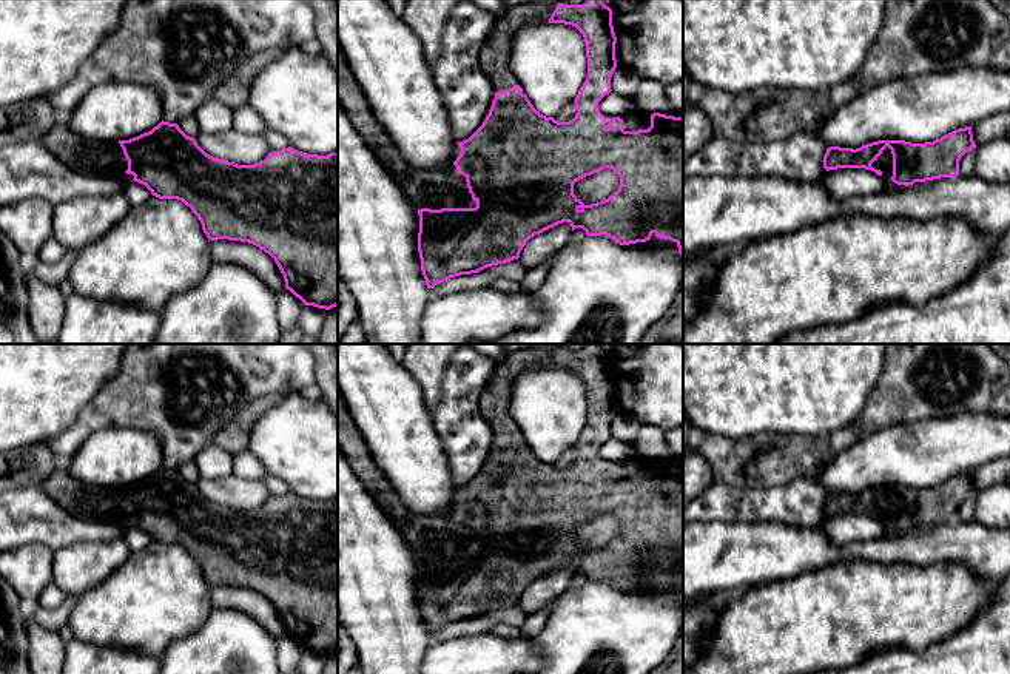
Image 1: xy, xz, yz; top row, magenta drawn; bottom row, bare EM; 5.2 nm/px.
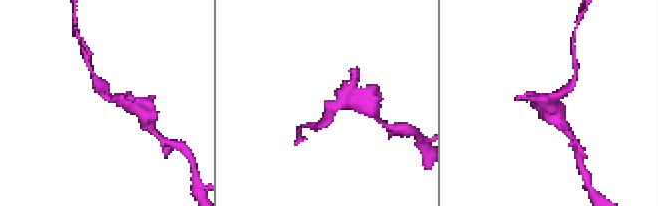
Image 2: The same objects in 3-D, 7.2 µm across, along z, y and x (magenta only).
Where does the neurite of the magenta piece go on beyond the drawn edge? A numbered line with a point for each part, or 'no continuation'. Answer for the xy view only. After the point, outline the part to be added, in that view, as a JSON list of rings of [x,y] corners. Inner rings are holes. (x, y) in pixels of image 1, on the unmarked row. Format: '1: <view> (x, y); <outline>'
1: xy (91, 503); [[[63,467],[48,475],[40,487],[76,517],[117,521],[123,527],[134,524],[133,520],[125,518],[128,506],[119,487],[88,487]]]

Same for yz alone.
1: yz (884, 508); [[[887,492],[882,500],[871,509],[873,514],[882,517],[882,524],[887,527],[893,521],[893,500],[891,495]]]

